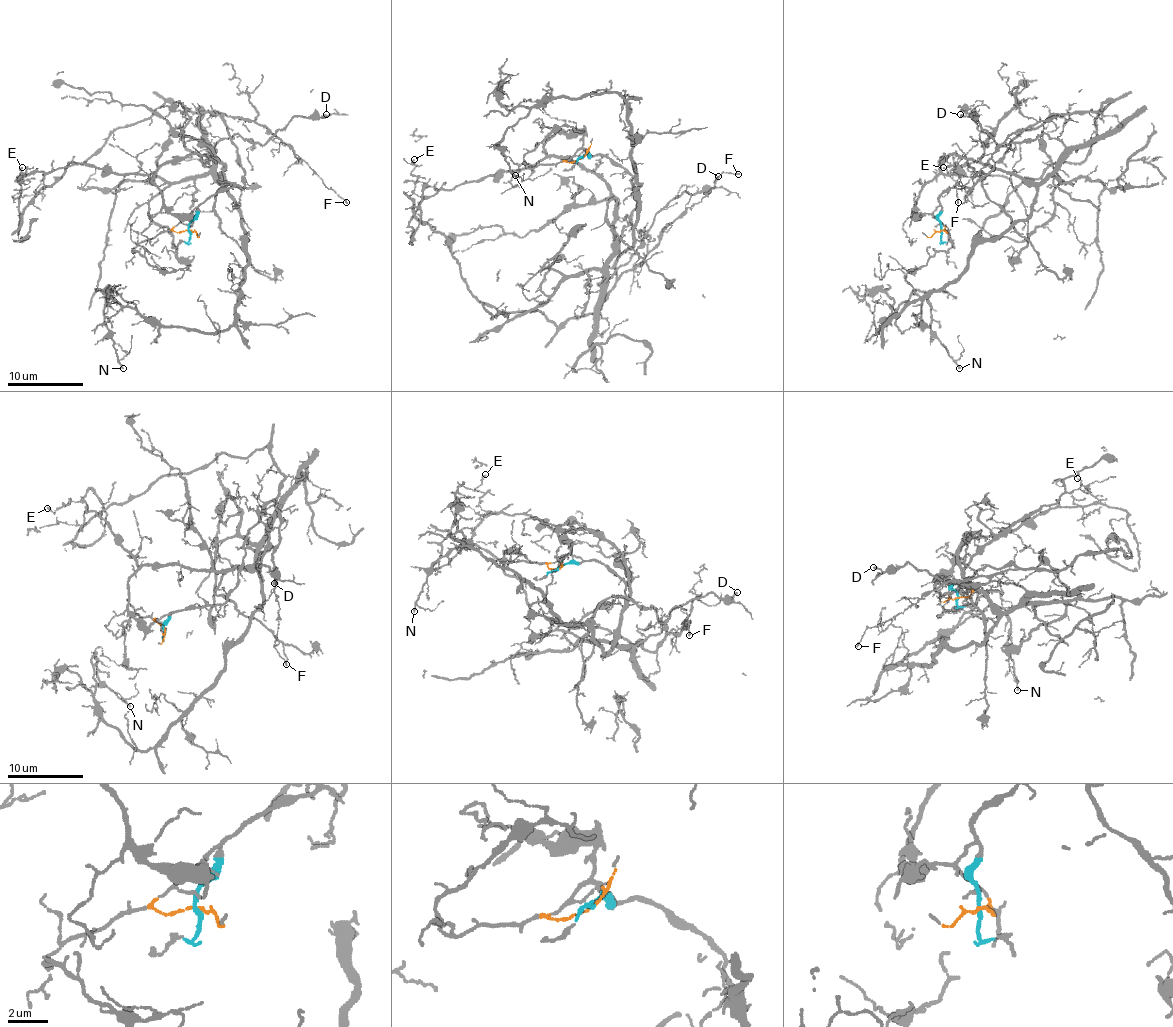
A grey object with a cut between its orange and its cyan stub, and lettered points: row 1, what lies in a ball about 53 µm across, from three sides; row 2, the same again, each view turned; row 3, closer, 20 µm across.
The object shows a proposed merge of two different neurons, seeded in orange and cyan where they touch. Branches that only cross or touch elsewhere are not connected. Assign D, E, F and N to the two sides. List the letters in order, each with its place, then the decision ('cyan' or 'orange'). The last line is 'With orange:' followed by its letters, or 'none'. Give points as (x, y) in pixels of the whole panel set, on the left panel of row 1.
D: (326, 114) | orange
E: (22, 167) | orange
F: (346, 202) | cyan
N: (123, 368) | orange
With orange: D, E, N

